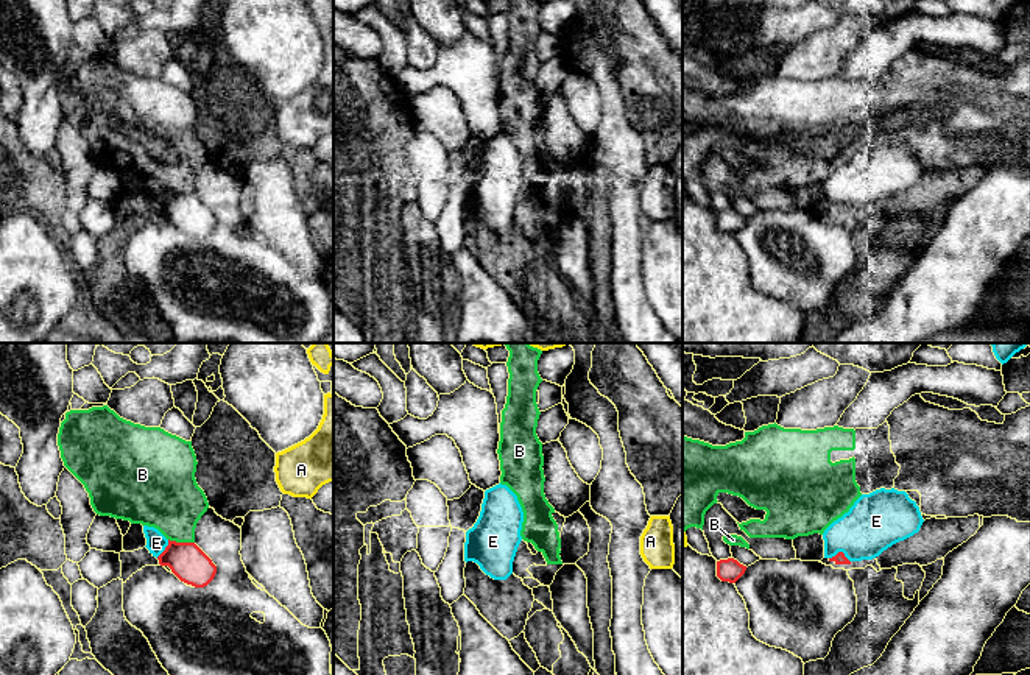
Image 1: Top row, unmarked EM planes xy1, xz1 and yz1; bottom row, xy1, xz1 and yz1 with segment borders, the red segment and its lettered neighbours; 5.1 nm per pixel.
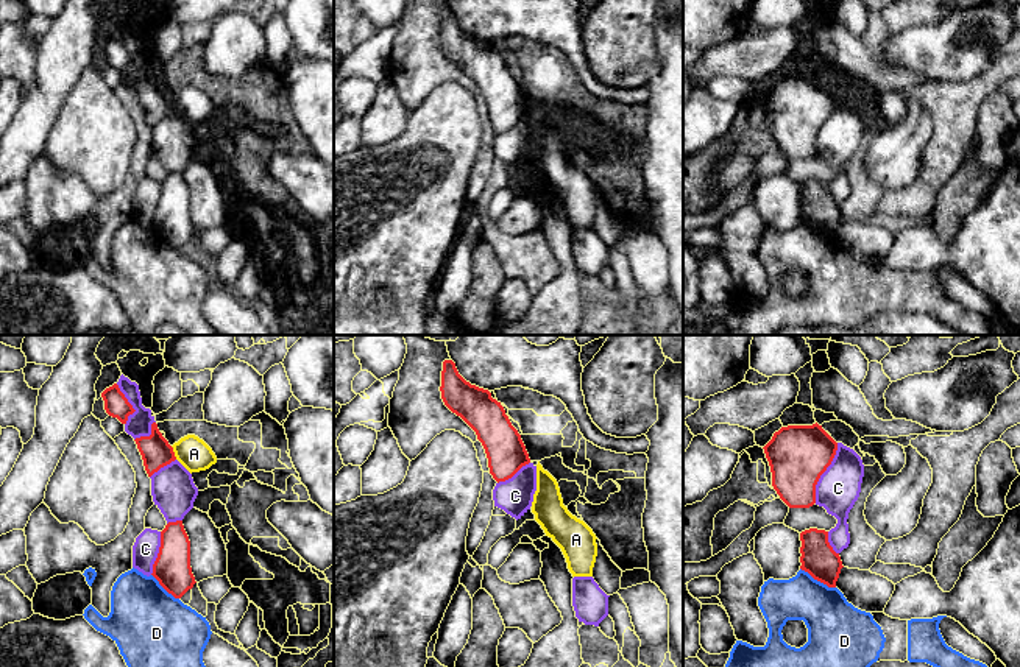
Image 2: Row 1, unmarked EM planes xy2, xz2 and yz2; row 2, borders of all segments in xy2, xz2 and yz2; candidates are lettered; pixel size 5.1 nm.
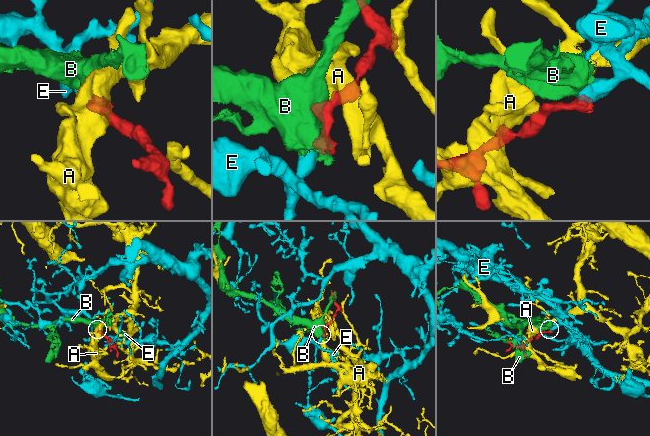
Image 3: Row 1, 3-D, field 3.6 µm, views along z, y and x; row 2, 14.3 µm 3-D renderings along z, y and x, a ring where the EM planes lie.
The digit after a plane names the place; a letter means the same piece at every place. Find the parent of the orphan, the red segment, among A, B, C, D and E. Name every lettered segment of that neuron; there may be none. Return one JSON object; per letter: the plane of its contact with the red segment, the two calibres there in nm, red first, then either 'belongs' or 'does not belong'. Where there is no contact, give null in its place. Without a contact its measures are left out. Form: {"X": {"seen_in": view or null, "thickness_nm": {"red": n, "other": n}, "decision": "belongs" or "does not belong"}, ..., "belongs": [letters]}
{"A": {"seen_in": "xy2", "thickness_nm": {"red": 160, "other": 170}, "decision": "does not belong"}, "B": {"seen_in": "xy1", "thickness_nm": {"red": 190, "other": 340}, "decision": "does not belong"}, "C": {"seen_in": "yz2", "thickness_nm": {"red": 300, "other": 220}, "decision": "does not belong"}, "D": {"seen_in": "yz2", "thickness_nm": {"red": 180, "other": 280}, "decision": "does not belong"}, "E": {"seen_in": "yz1", "thickness_nm": {"red": 60, "other": 300}, "decision": "belongs"}, "belongs": ["E"]}

